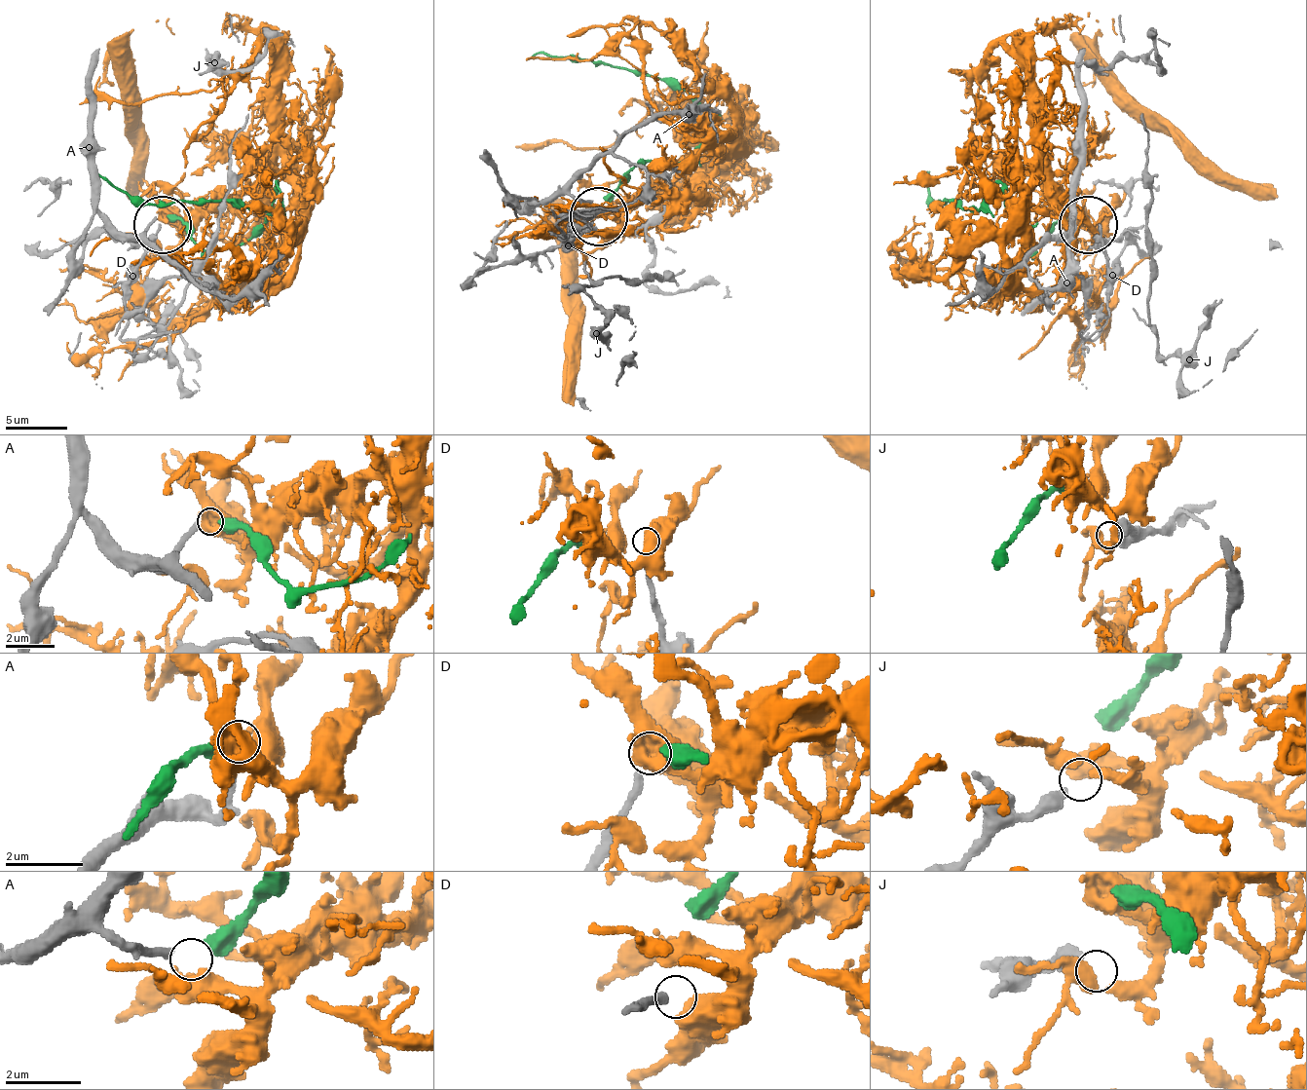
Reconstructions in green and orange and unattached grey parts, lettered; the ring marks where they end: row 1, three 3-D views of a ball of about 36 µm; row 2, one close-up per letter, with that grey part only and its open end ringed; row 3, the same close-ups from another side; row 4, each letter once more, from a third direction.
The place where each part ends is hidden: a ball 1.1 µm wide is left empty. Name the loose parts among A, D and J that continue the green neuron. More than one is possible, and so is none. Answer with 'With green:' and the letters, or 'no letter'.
With green: no letter

